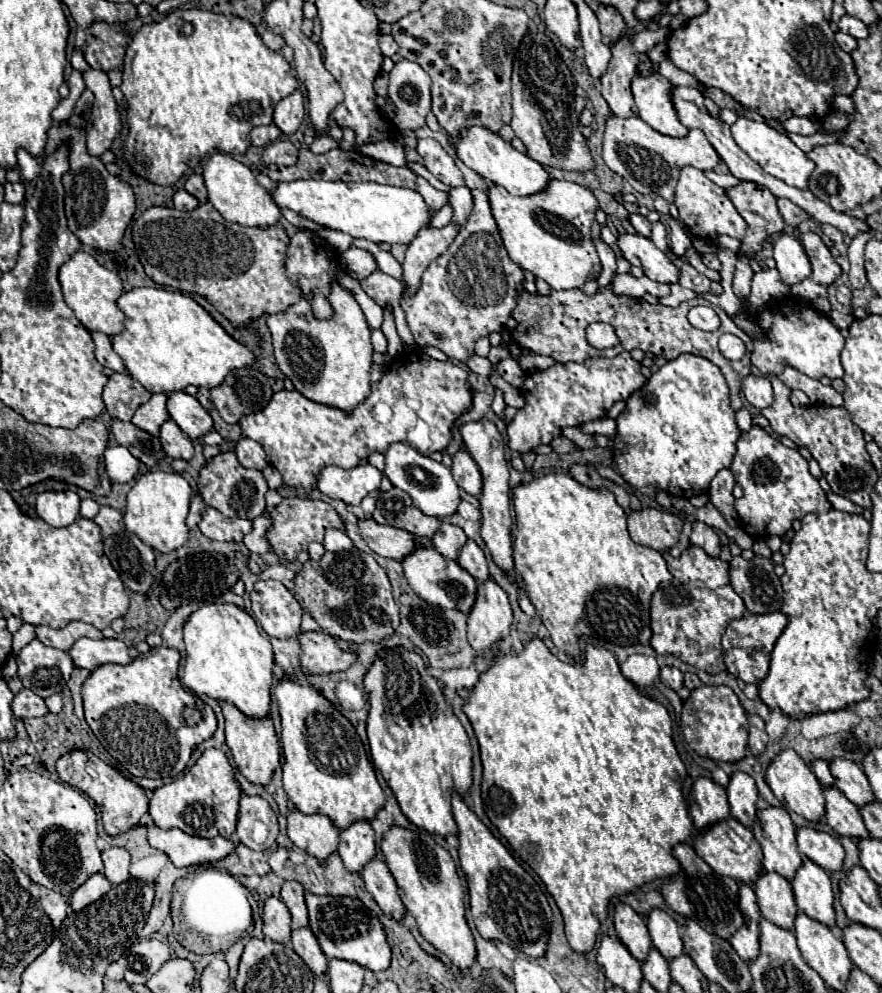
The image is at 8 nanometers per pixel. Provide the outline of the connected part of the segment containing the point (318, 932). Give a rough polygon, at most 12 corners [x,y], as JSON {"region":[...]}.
{"region":[[305,893],[329,959],[375,973],[391,965],[377,915],[361,899]]}

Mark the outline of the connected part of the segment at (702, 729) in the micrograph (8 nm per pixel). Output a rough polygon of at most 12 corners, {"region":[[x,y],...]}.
{"region":[[701,685],[683,701],[689,747],[745,757],[747,713],[733,689]]}

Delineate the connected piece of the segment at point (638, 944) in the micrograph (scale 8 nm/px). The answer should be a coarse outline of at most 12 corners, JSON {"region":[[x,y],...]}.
{"region":[[627,903],[615,905],[621,943],[639,961],[651,947],[645,919]]}

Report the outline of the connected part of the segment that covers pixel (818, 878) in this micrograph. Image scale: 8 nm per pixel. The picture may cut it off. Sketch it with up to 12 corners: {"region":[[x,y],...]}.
{"region":[[803,859],[791,881],[803,913],[835,927],[831,879]]}

